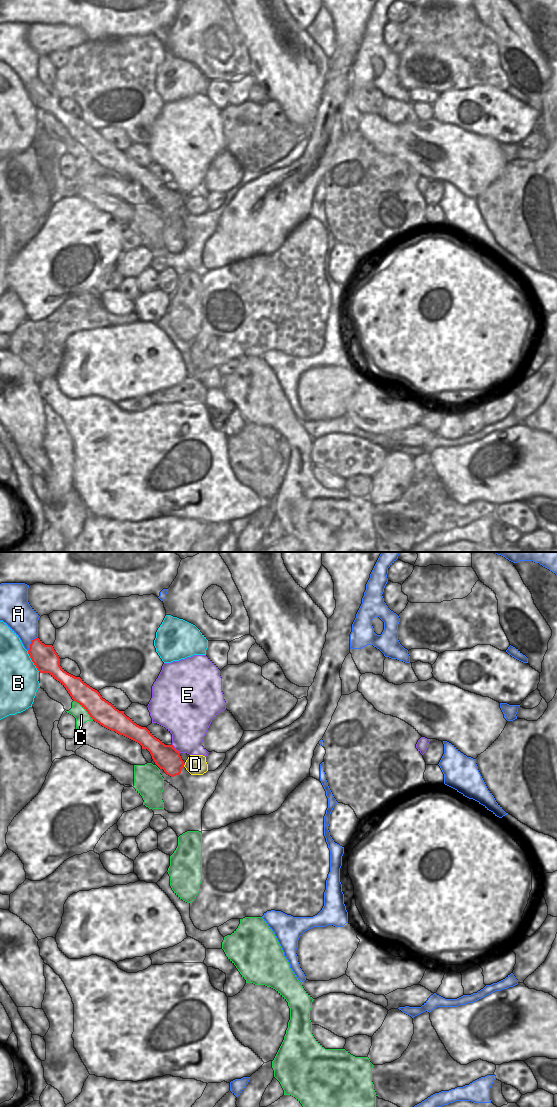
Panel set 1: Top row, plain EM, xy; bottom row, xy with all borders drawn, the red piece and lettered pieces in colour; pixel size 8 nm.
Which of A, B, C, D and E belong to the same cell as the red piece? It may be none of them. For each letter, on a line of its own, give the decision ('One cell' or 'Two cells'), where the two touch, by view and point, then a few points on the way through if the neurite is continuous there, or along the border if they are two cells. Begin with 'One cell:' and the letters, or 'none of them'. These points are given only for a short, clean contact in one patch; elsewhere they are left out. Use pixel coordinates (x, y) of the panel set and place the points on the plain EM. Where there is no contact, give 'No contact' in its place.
One cell: none of them
A: Two cells. Touches red at xy (31, 83)
B: Two cells. Touches red at xy (32, 101)
C: Two cells. Touches red at xy (84, 148)
D: Two cells. Touches red at xy (184, 204). Boundary: xy (185, 203), (183, 206)
E: Two cells. Touches red at xy (175, 189). Boundary: xy (172, 184), (180, 192).

